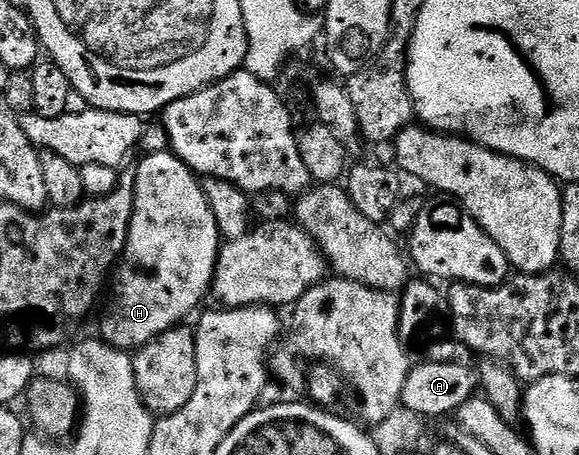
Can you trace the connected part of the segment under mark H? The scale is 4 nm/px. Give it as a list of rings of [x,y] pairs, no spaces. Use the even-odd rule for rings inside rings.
[[[163,148],[141,159],[133,173],[133,216],[127,233],[127,244],[117,266],[119,283],[115,286],[115,303],[108,308],[101,331],[103,341],[128,352],[134,352],[175,326],[186,323],[187,317],[200,309],[198,306],[202,304],[203,297],[209,294],[215,281],[215,265],[219,260],[221,245],[218,222],[203,191],[202,181],[170,149]]]

